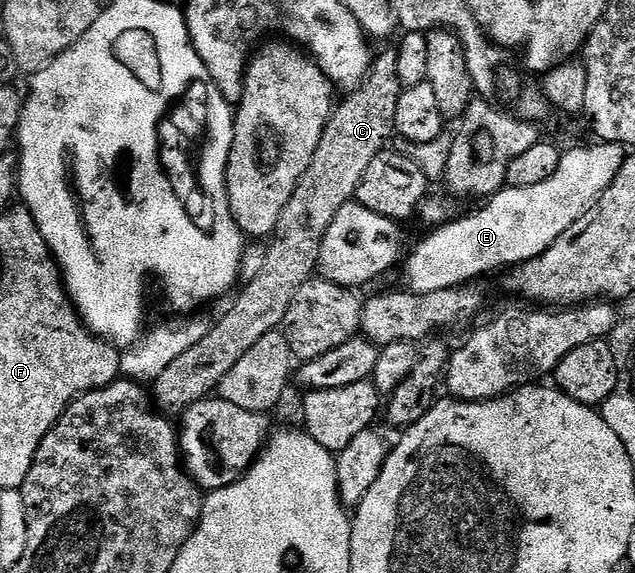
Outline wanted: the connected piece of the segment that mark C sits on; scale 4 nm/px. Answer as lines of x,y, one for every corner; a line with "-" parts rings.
388,51
388,53
381,54
380,57
378,54
378,56
372,60
371,70
367,72
363,81
356,89
350,90
350,92
344,96
347,98
345,98
340,105
338,102
338,104
332,108
331,117
327,121
325,131
321,135
321,143
317,143
317,151
313,151
313,163
309,163
309,168
305,170
305,175
301,175
301,183
297,183
297,191
293,191
293,199
289,199
289,203
285,203
285,211
281,211
281,219
277,219
277,227
267,246
268,255
266,256
266,262
263,264
262,272
260,272
251,283
242,286
242,288
238,290
238,293
240,293
238,296
237,294
234,296
232,310
229,311
228,314
220,316
218,320
212,324
209,335
205,335
205,339
201,339
201,343
197,343
194,347
189,347
189,351
184,351
177,359
173,359
173,363
169,363
169,367
165,367
165,371
161,371
161,375
157,375
157,379
150,382
149,393
153,398
154,408
158,410
158,412
164,415
172,415
171,413
181,415
189,407
193,407
193,403
206,401
208,397
212,396
212,394
218,390
219,384
225,379
225,375
229,374
229,371
244,358
244,354
247,354
248,350
251,350
252,346
255,346
258,340
264,338
269,332
278,330
280,326
282,326
285,315
289,311
289,303
293,303
293,295
297,295
297,291
301,291
303,284
316,276
319,267
319,256
321,255
321,243
325,239
325,231
329,231
329,223
333,223
333,219
336,217
337,211
341,211
341,207
345,207
350,201
355,200
355,192
361,183
361,178
365,176
365,170
368,169
369,163
373,163
373,159
377,159
377,155
388,148
387,140
393,137
395,133
397,99
399,98
400,92
401,86
397,79
397,55
394,51

